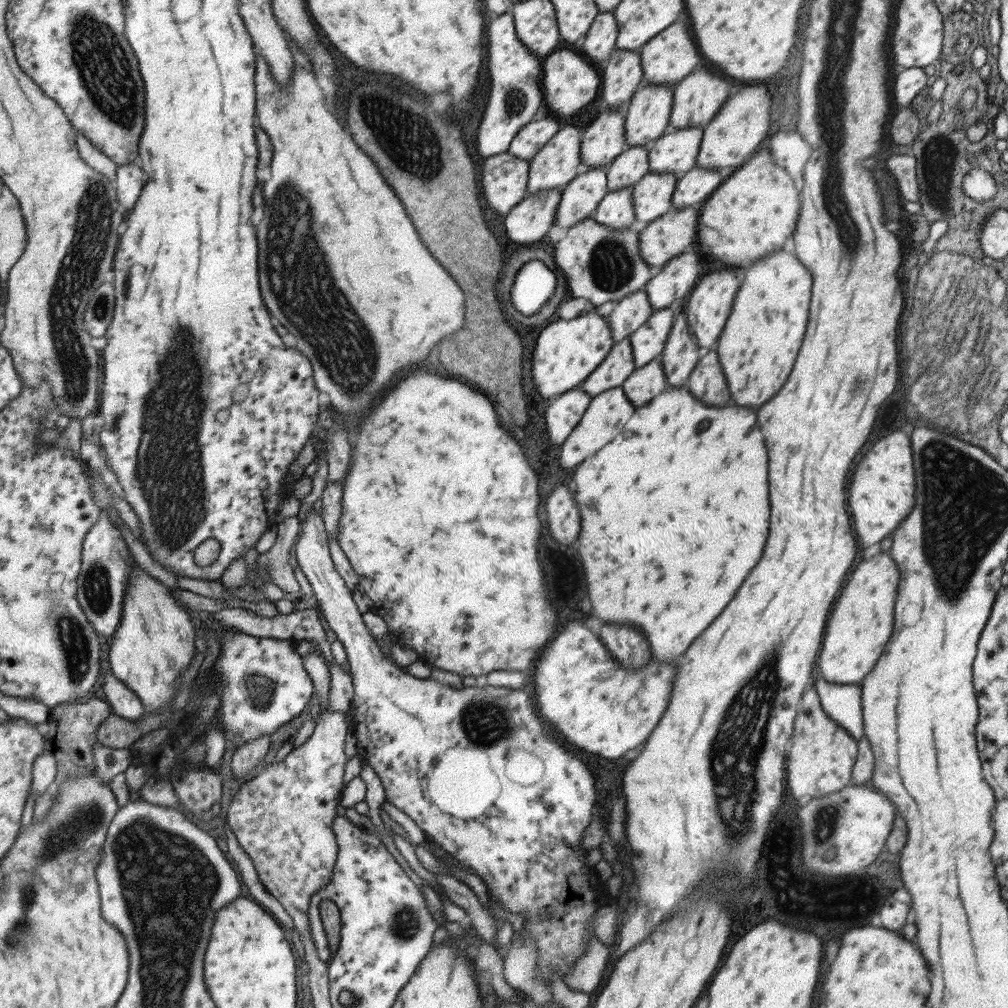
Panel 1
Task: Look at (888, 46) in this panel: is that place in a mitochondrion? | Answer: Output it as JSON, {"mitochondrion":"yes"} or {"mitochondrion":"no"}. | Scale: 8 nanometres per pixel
{"mitochondrion":"no"}

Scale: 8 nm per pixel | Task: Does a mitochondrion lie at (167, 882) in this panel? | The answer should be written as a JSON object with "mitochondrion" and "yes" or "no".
{"mitochondrion":"yes"}

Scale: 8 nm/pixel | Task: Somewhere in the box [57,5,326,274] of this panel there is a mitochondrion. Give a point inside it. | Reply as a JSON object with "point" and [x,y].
{"point":[103,68]}

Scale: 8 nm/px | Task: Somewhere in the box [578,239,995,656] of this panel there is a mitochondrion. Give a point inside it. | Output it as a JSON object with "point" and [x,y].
{"point":[932,306]}

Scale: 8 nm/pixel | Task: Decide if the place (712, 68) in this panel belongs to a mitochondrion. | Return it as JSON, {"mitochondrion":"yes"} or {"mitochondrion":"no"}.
{"mitochondrion":"no"}

